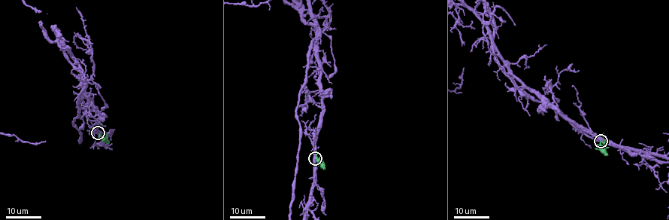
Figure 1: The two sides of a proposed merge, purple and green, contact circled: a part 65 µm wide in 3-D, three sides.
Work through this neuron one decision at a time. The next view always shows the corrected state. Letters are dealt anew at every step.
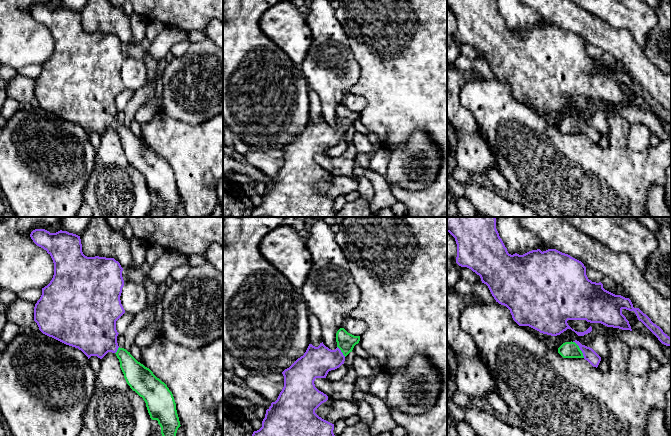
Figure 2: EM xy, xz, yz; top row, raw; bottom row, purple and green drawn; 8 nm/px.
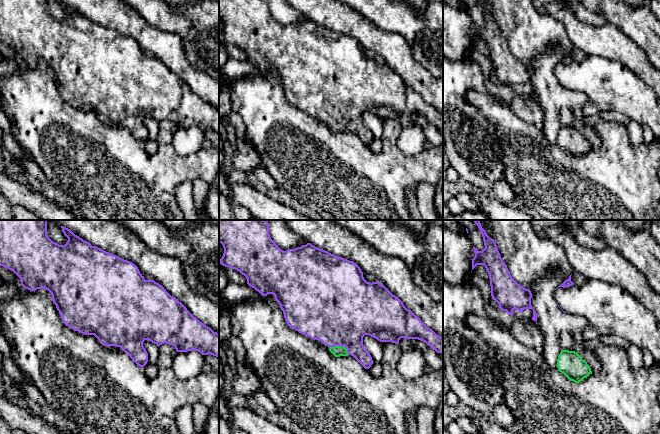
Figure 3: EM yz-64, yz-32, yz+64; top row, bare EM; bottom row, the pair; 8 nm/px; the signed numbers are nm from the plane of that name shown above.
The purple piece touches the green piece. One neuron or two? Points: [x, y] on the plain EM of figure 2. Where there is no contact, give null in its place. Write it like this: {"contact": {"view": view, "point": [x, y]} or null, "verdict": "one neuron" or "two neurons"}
{"contact": {"view": "yz", "point": [580, 125]}, "verdict": "one neuron"}

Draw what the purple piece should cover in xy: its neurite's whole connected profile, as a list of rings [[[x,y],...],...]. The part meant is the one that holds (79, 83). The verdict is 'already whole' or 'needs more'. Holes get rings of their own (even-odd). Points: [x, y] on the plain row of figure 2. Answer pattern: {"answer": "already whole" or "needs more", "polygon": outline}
{"answer": "needs more", "polygon": [[[35,5],[30,13],[37,22],[47,27],[54,39],[53,54],[42,64],[42,71],[34,83],[34,97],[39,106],[66,121],[78,124],[88,135],[91,132],[102,135],[108,128],[115,129],[127,160],[143,174],[150,194],[158,197],[164,217],[175,217],[181,201],[172,168],[149,144],[117,119],[119,109],[116,97],[125,89],[120,76],[124,62],[120,39],[114,34],[85,32],[80,12],[67,7],[50,9],[45,5]]]}

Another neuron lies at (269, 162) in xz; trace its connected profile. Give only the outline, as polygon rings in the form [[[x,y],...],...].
[[[249,147],[244,156],[247,163],[256,167],[270,178],[277,176],[284,163],[284,152],[278,148],[263,151],[256,147]]]

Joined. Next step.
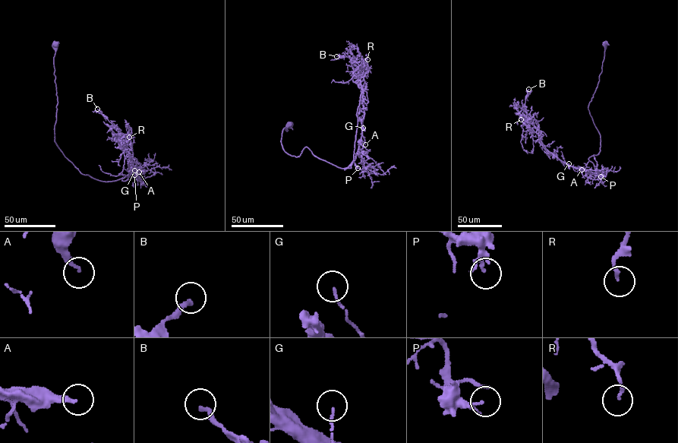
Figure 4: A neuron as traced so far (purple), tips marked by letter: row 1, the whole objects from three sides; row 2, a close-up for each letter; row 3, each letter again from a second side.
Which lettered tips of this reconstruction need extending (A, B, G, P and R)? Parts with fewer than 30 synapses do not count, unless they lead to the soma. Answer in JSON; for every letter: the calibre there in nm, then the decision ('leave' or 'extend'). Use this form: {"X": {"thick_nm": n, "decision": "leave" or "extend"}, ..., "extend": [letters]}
{"A": {"thick_nm": 160, "decision": "extend"}, "B": {"thick_nm": 200, "decision": "leave"}, "G": {"thick_nm": 110, "decision": "leave"}, "P": {"thick_nm": 120, "decision": "leave"}, "R": {"thick_nm": 150, "decision": "leave"}, "extend": ["A"]}

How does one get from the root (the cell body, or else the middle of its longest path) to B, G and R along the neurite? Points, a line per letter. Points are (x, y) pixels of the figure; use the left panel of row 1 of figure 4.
B: (55, 45), (55, 142), (81, 174), (115, 181), (134, 173), (134, 167), (118, 131), (97, 109)
G: (55, 45), (55, 143), (81, 174), (99, 180), (115, 181), (133, 172), (136, 174), (134, 170)
R: (55, 45), (55, 142), (63, 155), (81, 174), (115, 181), (134, 172), (125, 147), (125, 134), (129, 137)

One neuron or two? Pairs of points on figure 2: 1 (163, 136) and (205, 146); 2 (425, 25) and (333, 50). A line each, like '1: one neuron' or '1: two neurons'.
1: one neuron
2: two neurons

